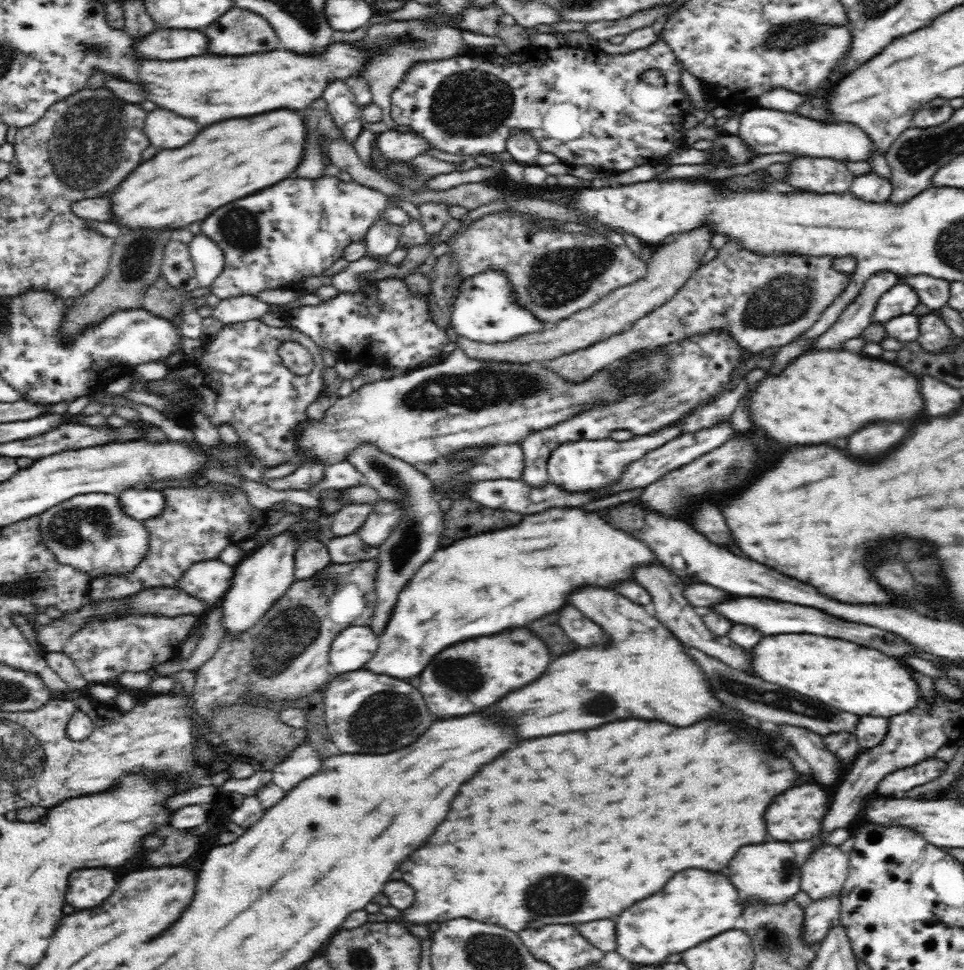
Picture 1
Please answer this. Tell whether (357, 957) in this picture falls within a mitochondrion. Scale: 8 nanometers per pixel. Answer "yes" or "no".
yes

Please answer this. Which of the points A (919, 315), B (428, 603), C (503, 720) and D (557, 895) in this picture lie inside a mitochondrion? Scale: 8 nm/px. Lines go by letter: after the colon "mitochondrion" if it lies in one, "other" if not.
A: other
B: other
C: other
D: mitochondrion

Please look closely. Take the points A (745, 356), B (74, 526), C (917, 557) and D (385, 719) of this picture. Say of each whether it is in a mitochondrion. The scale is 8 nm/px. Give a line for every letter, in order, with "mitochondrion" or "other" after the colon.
A: other
B: mitochondrion
C: mitochondrion
D: mitochondrion

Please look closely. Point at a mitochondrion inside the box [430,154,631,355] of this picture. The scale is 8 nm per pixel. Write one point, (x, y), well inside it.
(556, 279)

